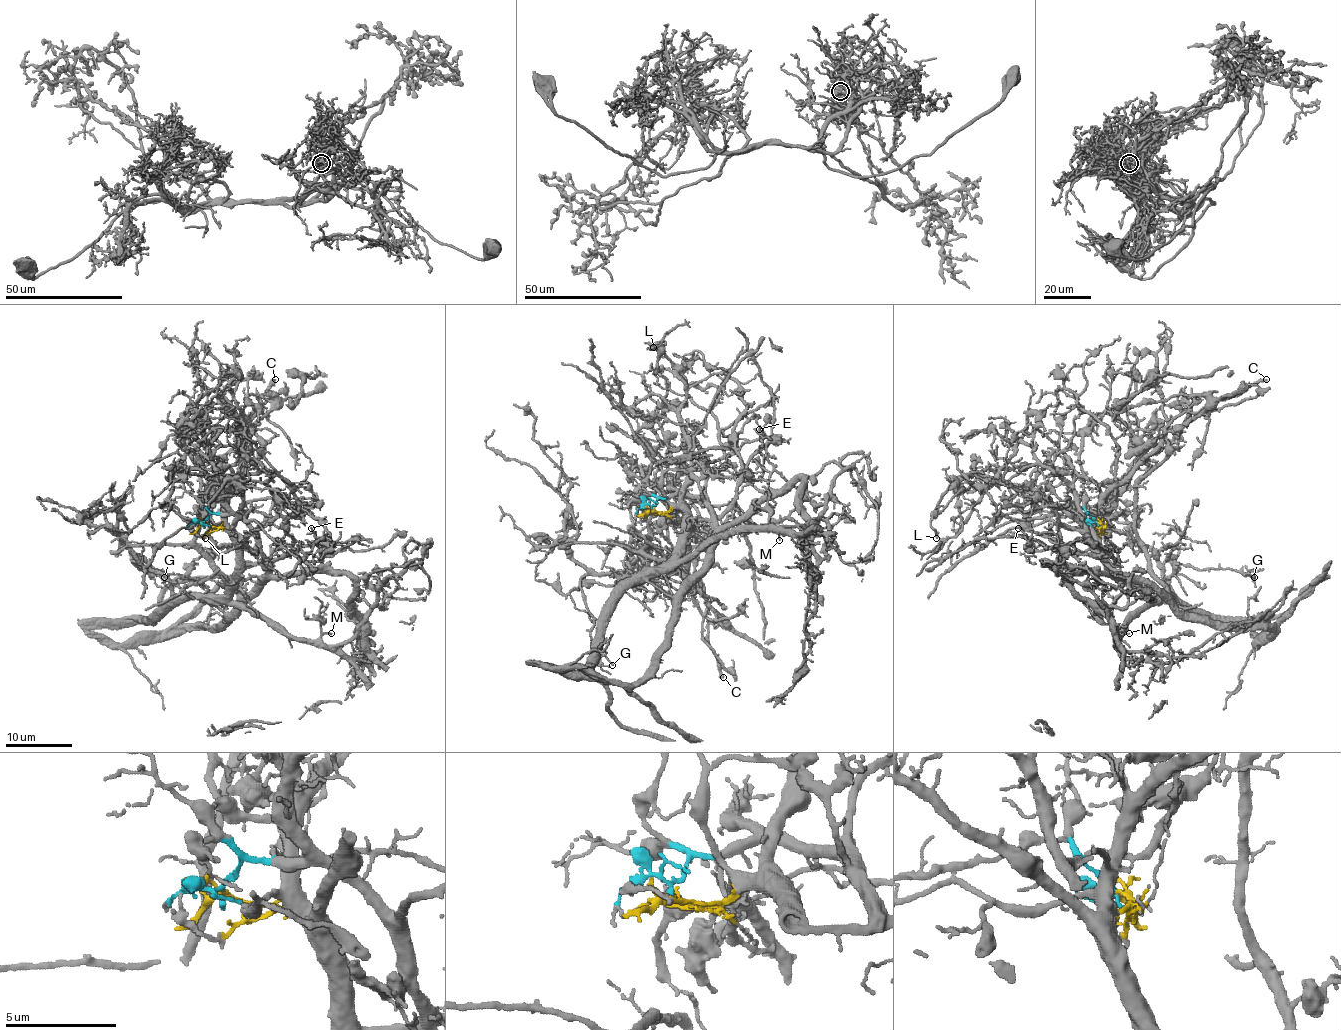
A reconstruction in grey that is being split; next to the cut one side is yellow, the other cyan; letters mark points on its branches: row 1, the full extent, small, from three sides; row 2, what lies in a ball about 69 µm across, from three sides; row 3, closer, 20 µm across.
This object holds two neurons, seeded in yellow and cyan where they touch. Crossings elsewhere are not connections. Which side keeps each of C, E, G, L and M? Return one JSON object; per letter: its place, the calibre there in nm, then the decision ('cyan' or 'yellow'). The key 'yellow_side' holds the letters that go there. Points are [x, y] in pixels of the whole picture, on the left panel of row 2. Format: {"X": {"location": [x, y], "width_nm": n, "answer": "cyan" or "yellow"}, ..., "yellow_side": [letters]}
{"C": {"location": [275, 379], "width_nm": 280, "answer": "yellow"}, "E": {"location": [311, 528], "width_nm": 80, "answer": "yellow"}, "G": {"location": [164, 577], "width_nm": 100, "answer": "yellow"}, "L": {"location": [205, 538], "width_nm": 180, "answer": "cyan"}, "M": {"location": [331, 633], "width_nm": 130, "answer": "yellow"}, "yellow_side": ["C", "E", "G", "M"]}

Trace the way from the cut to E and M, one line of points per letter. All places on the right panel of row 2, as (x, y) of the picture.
E: (1098, 522), (1101, 526), (1098, 534), (1099, 554), (1107, 562), (1028, 539), (1018, 527)
M: (1098, 522), (1101, 554), (1149, 600), (1126, 624), (1117, 640), (1116, 634), (1129, 634)

